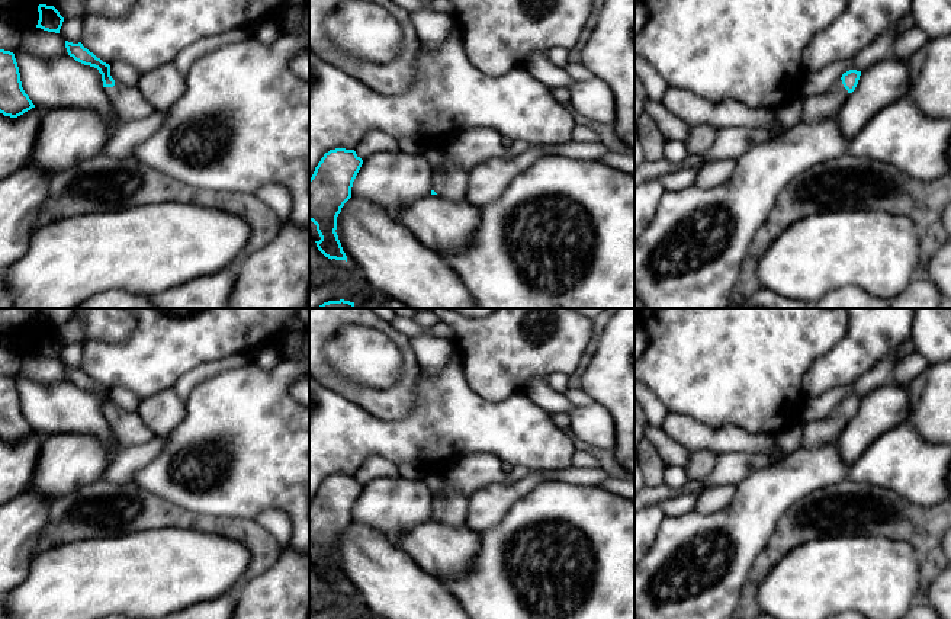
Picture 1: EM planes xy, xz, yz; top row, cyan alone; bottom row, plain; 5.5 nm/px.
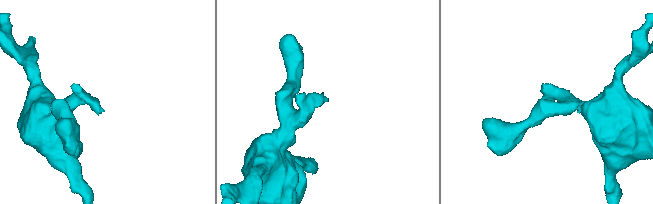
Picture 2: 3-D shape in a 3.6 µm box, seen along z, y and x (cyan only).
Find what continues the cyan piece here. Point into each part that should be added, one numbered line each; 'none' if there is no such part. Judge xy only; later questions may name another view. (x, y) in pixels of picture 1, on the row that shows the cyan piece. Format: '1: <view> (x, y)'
1: xy (128, 103)

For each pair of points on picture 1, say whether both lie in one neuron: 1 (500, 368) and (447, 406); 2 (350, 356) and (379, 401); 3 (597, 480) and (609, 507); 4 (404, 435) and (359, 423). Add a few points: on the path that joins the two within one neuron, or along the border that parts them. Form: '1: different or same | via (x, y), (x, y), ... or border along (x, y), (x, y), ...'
1: different | border along (460, 358), (474, 391), (504, 398)
2: different | border along (401, 371), (388, 387), (365, 387), (350, 381)
3: different | border along (566, 483), (600, 487)
4: same | via (392, 435), (370, 435)

